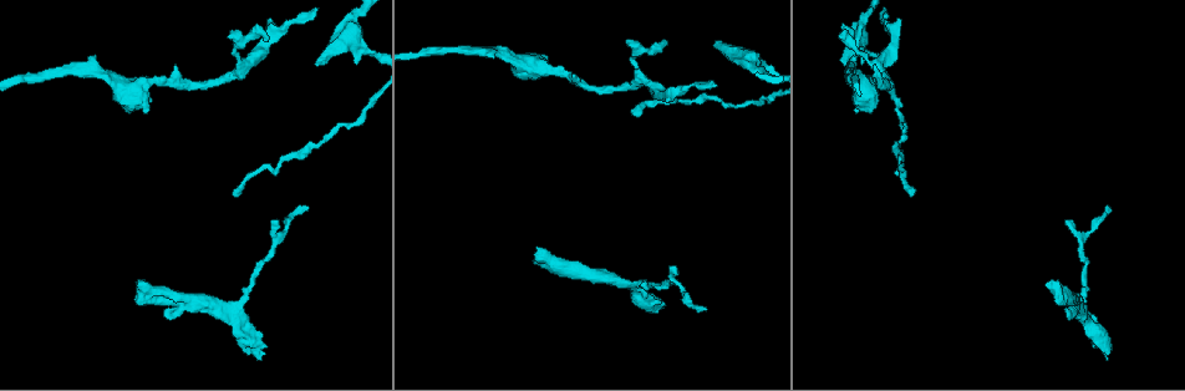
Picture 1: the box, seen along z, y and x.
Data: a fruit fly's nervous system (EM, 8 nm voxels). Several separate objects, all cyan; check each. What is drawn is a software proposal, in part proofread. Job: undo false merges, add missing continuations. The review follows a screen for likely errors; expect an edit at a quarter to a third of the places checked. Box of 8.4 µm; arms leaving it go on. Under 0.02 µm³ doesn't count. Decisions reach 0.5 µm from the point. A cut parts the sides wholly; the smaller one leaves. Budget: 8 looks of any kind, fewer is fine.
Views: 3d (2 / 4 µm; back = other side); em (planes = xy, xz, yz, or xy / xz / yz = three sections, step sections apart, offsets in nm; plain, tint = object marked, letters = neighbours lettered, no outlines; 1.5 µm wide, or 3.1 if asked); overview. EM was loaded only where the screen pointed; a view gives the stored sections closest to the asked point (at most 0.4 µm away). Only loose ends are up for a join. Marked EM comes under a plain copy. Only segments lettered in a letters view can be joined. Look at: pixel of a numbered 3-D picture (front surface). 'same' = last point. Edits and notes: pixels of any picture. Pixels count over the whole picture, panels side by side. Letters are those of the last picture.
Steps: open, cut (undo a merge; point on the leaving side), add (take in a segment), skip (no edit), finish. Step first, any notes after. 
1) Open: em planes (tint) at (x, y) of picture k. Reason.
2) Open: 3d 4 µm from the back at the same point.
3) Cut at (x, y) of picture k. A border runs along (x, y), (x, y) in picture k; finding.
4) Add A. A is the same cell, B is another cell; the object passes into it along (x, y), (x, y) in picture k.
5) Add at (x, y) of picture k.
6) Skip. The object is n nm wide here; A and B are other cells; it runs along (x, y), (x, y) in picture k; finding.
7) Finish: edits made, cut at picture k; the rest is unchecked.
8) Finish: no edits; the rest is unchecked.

Open: em xy step 8 (tint) at (1048, 287) of picture 1. An open end.

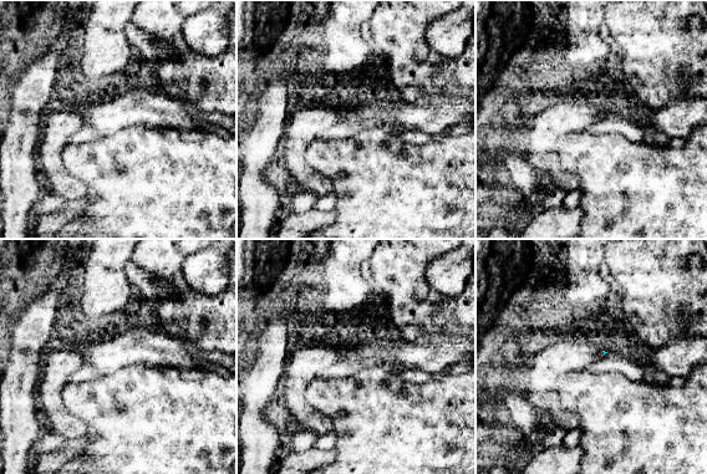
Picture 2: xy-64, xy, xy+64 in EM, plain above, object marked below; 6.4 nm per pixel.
Open: em planes (letters) at the same point.

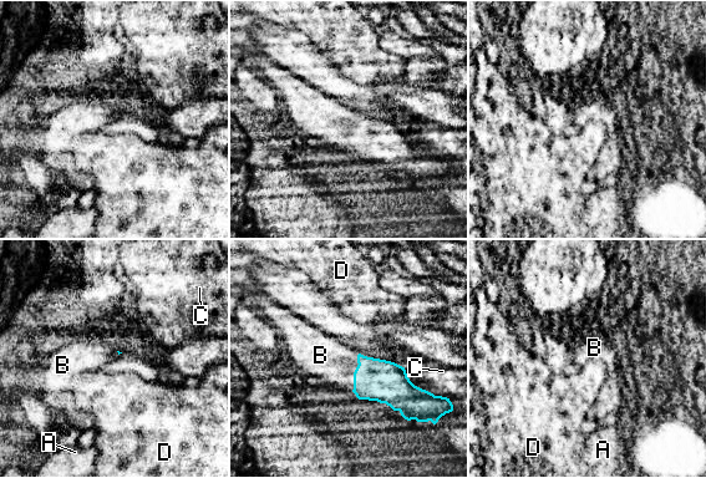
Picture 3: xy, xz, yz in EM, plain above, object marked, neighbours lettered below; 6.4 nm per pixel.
Add B. B is the same cell, A, C and D are other cells; the object passes into it along (384, 381), (354, 372), (320, 355) in picture 3; the cell continues.

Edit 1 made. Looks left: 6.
Open: overview.

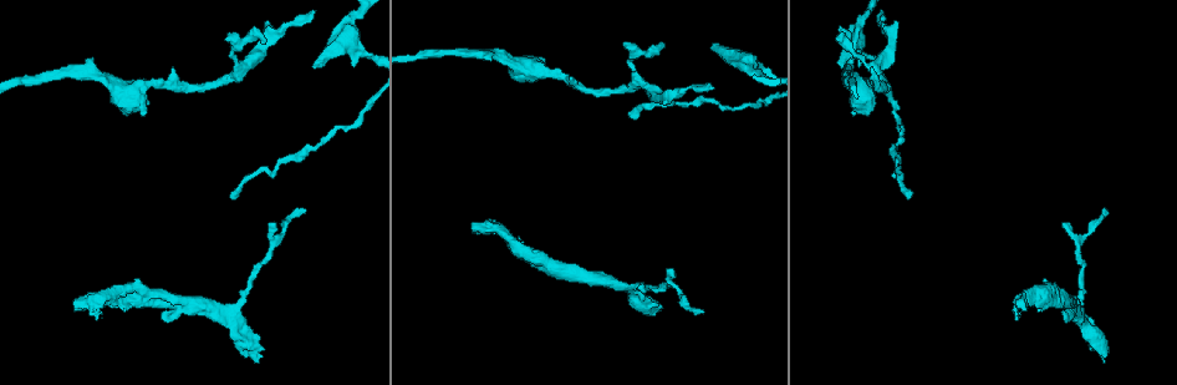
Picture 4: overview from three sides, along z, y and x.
Open: 3d 4 µm at (710, 48) of picture 4. An open end.

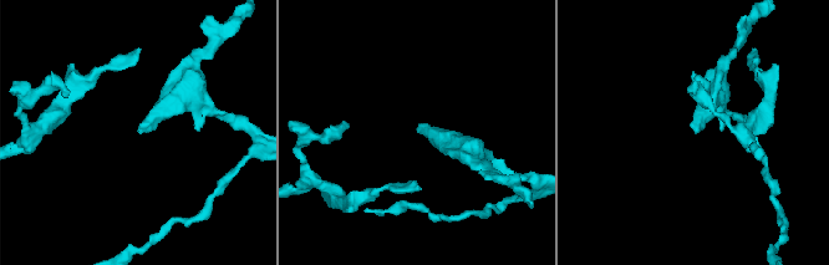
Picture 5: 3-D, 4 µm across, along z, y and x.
Open: em yz step 4 (letters) at (698, 132) of picture 5. Now the EM.

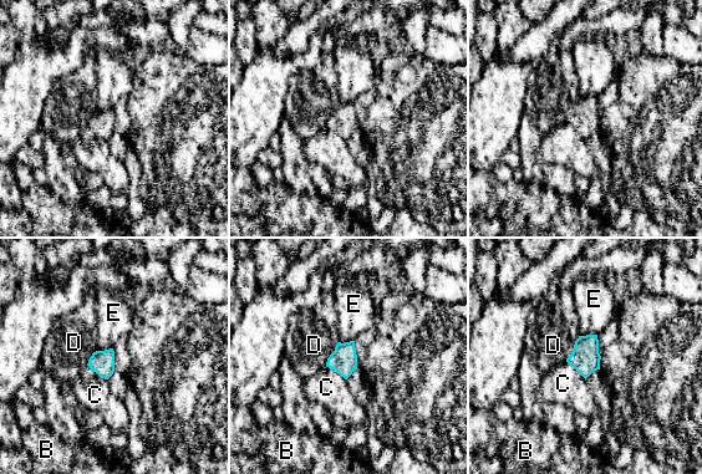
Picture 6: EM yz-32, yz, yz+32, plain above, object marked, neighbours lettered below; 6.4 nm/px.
Skip. B, C, D and E are other cells; a border runs along (565, 361), (585, 380) in picture 6; none of them fits.

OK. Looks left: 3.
Finish: edits made, add at picture 3; the rest is unchecked.

